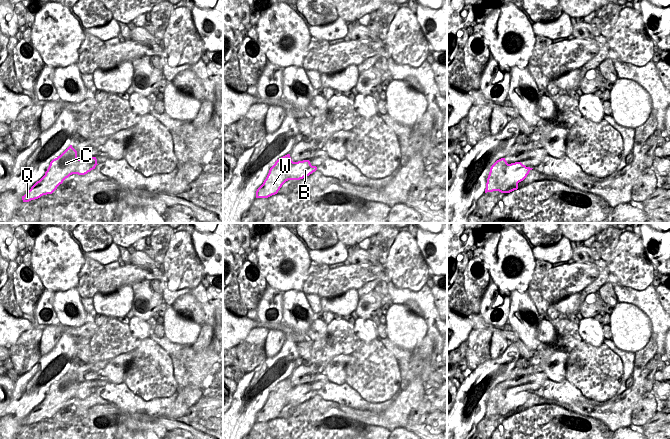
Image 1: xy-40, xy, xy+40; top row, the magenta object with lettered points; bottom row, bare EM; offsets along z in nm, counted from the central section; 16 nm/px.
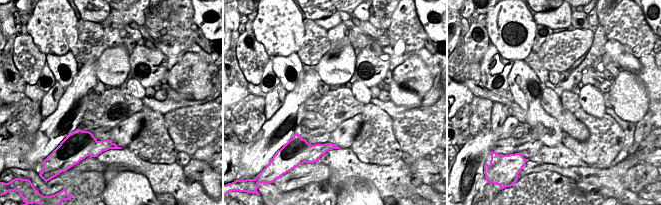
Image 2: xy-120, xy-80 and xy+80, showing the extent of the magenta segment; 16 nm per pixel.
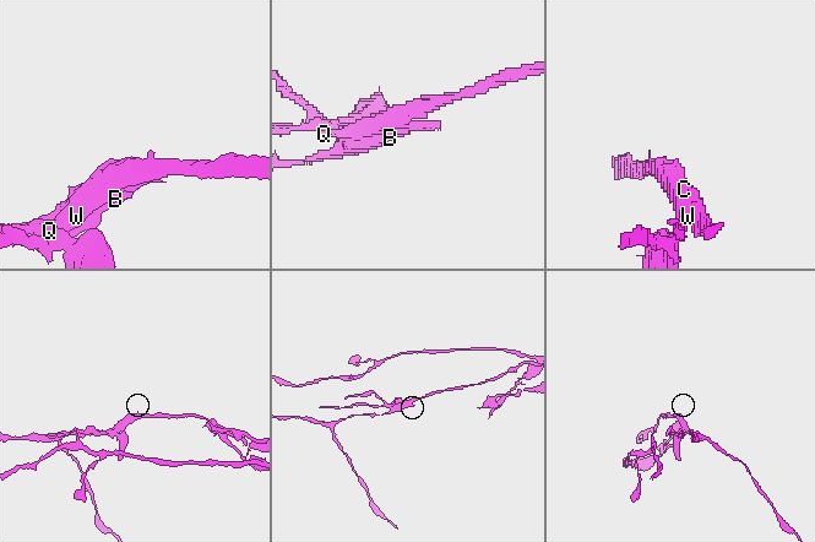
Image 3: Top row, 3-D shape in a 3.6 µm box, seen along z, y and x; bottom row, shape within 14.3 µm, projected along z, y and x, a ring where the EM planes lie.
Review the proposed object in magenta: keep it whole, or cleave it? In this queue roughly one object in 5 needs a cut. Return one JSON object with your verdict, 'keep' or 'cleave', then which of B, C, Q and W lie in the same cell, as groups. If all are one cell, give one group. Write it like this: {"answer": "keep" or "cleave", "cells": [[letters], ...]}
{"answer": "cleave", "cells": [["B"], ["C", "Q", "W"]]}

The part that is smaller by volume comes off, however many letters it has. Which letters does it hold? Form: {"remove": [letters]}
{"remove": ["B"]}

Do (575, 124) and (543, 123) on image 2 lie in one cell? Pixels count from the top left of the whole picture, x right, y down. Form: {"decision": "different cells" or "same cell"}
{"decision": "different cells"}

